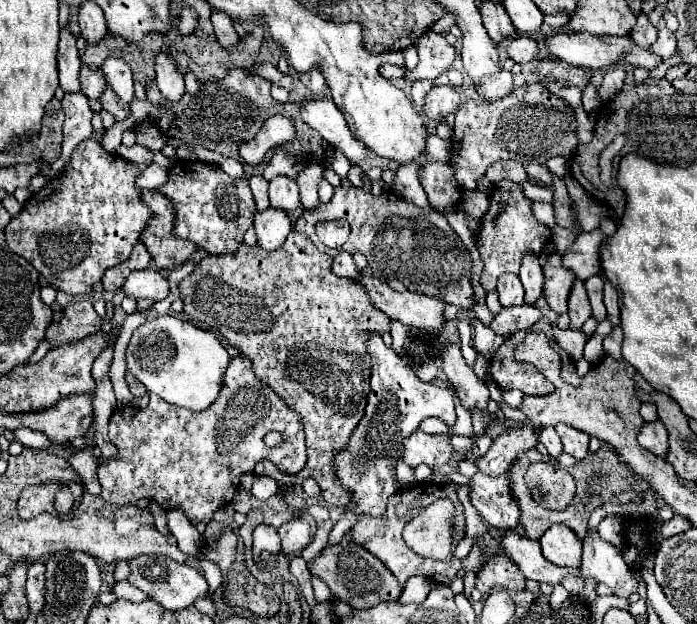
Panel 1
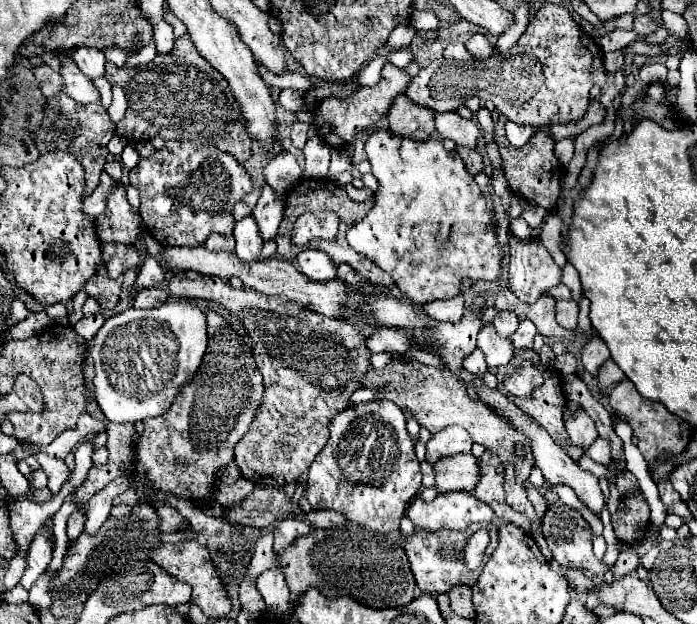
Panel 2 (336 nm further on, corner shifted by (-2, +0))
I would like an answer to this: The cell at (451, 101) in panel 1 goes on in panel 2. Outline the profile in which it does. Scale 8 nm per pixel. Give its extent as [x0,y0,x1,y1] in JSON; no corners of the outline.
[388,94,436,140]

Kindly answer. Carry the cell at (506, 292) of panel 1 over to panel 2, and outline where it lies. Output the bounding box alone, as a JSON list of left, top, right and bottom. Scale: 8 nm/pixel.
[492,310,518,336]

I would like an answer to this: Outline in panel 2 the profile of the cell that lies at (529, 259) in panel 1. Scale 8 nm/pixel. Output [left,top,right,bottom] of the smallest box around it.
[512,318,536,350]

